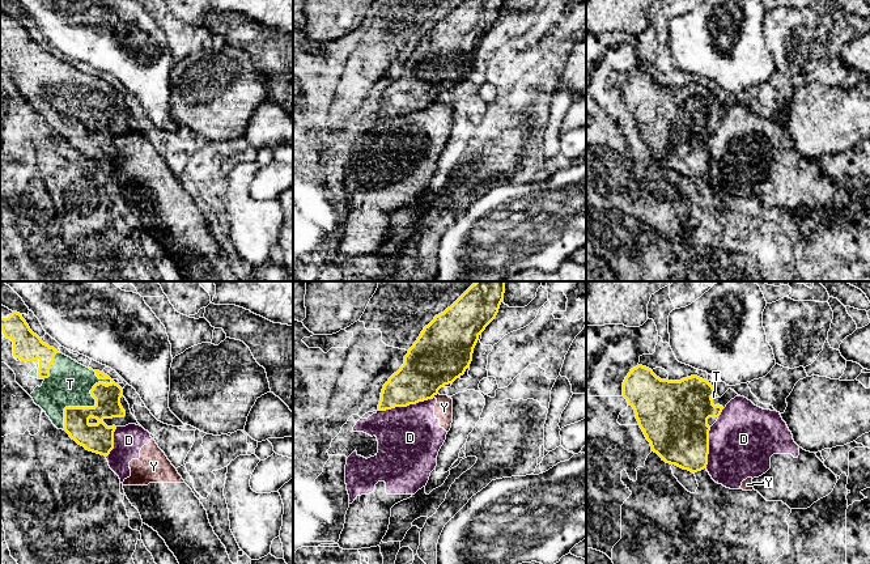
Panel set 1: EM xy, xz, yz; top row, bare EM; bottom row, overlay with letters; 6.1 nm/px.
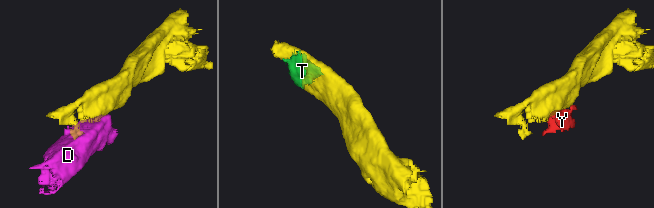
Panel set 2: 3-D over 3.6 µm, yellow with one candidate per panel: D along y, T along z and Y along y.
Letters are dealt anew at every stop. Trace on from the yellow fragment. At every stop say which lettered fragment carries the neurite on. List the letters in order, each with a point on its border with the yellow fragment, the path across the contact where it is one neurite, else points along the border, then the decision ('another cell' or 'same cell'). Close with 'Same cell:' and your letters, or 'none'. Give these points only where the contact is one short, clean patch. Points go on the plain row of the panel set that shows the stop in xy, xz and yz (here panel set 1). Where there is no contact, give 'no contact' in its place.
D: xz (404, 113) | another cell
T: xy (86, 114) | another cell
Y: xz (433, 102) | across xz (438, 63), (433, 72), (433, 102), (444, 110), (444, 114) | same cell
Same cell: Y

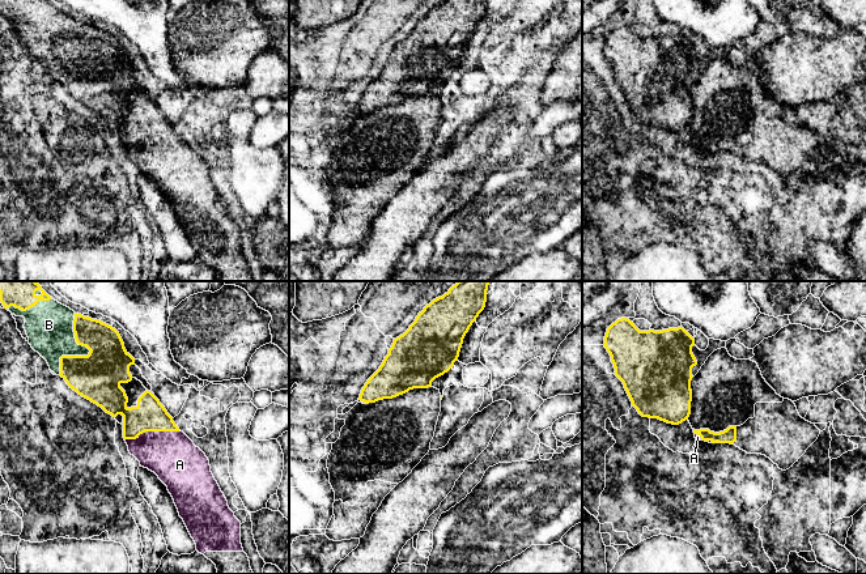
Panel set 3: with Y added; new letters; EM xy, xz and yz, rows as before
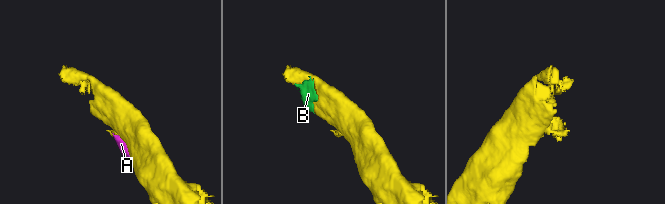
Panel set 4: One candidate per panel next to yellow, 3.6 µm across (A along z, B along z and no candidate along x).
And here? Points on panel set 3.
A: xy (152, 137) | another cell
B: xy (89, 60) | another cell
Same cell: none

